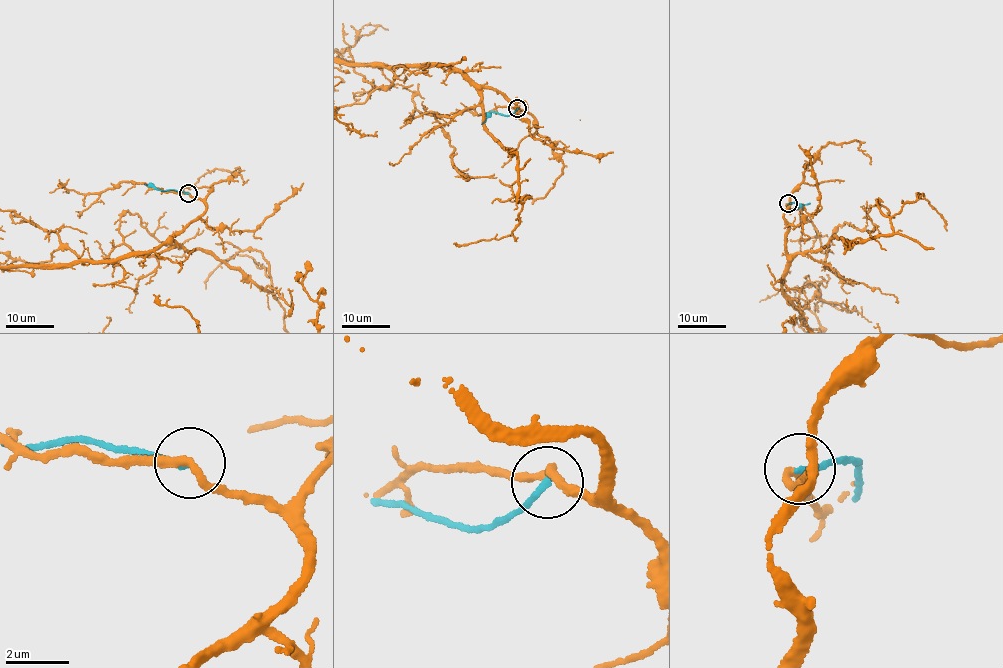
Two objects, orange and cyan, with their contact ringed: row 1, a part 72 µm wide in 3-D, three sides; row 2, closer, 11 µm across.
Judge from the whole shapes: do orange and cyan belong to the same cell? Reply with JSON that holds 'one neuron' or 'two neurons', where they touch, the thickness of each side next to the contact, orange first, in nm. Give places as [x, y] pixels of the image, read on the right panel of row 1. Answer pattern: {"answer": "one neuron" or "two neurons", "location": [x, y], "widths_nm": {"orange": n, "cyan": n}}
{"answer": "two neurons", "location": [788, 203], "widths_nm": {"orange": 240, "cyan": 190}}

